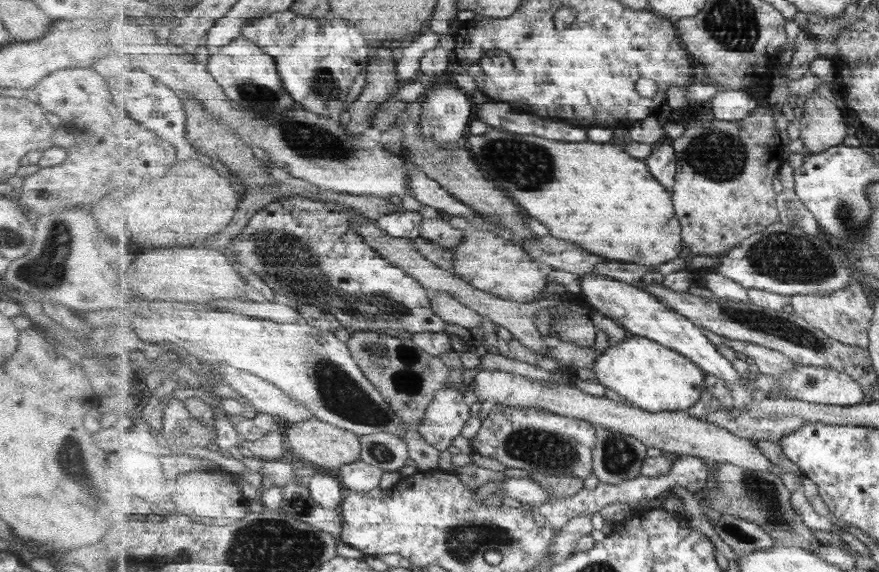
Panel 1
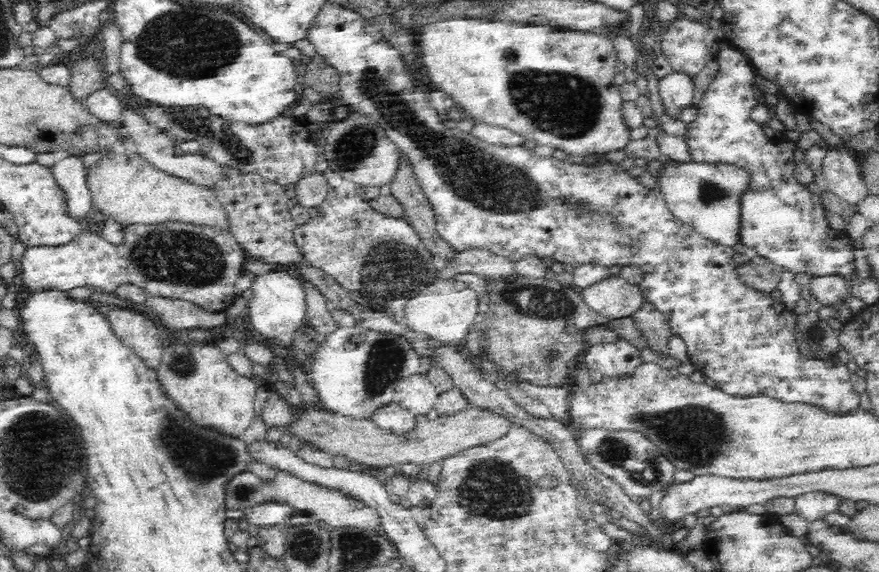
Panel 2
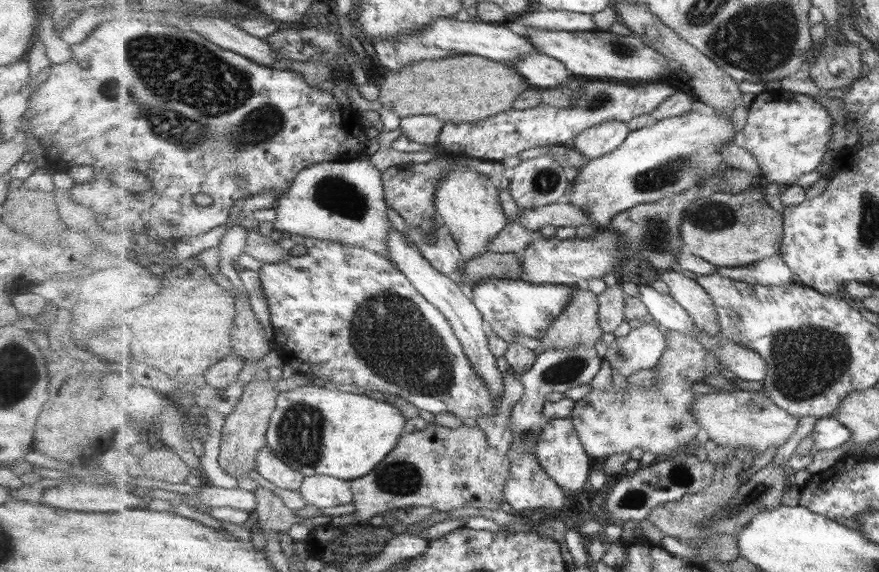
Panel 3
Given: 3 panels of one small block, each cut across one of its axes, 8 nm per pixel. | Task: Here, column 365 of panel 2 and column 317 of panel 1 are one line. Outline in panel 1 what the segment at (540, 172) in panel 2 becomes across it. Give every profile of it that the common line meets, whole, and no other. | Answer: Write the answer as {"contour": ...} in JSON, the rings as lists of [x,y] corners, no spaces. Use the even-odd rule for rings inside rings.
{"contour":[[[289,9],[283,12],[259,15],[259,17],[255,17],[255,19],[245,23],[242,36],[249,38],[251,42],[261,46],[269,56],[274,57],[277,61],[279,75],[282,76],[283,84],[295,101],[304,109],[315,112],[315,114],[331,119],[337,118],[335,121],[339,121],[341,110],[333,112],[331,106],[349,100],[347,99],[347,94],[349,94],[351,84],[355,82],[355,78],[359,74],[363,74],[369,68],[367,58],[371,54],[371,48],[367,44],[363,31],[355,27],[349,19],[345,20],[343,17],[337,17],[333,12],[325,17],[306,17],[301,13],[297,13],[297,11],[293,11],[293,9]]]}

